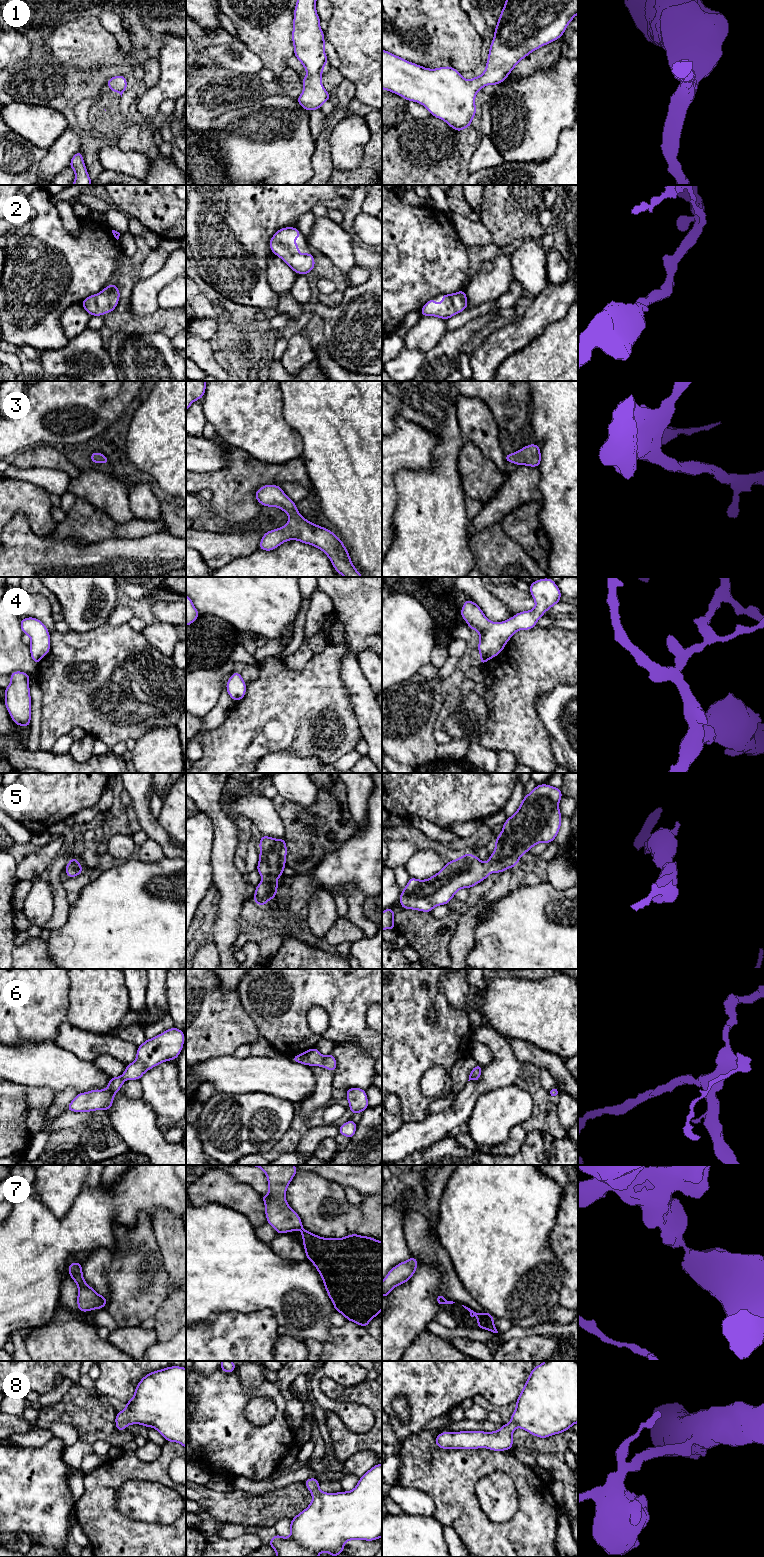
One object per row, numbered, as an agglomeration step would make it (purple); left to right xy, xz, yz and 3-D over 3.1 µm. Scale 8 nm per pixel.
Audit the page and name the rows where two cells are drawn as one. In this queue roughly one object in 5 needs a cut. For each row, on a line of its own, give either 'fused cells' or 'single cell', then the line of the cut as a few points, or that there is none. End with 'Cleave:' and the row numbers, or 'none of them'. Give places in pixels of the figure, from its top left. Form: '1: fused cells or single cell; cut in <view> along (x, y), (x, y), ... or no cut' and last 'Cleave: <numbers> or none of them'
1: single cell; no cut
2: single cell; no cut
3: single cell; no cut
4: single cell; no cut
5: single cell; no cut
6: single cell; no cut
7: fused cells; cut in xz along (302, 1227), (300, 1228)
8: single cell; no cut
Cleave: 7

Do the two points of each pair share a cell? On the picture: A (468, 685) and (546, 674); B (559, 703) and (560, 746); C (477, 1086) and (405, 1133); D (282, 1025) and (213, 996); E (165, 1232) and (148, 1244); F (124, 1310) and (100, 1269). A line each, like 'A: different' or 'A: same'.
A: different
B: same
C: same
D: different
E: different
F: different

